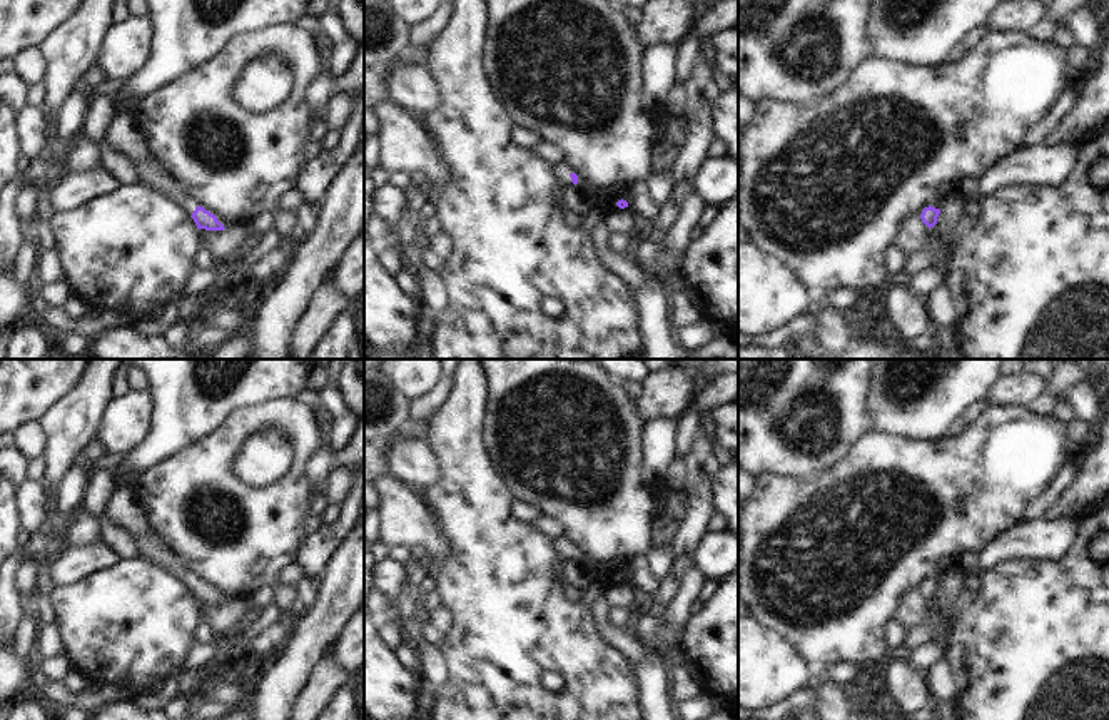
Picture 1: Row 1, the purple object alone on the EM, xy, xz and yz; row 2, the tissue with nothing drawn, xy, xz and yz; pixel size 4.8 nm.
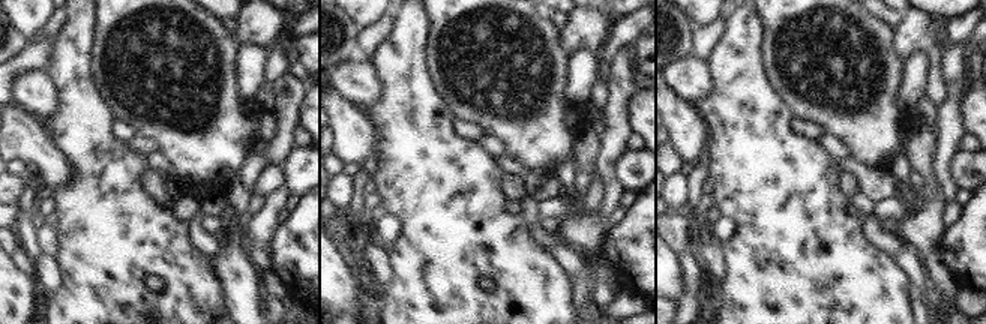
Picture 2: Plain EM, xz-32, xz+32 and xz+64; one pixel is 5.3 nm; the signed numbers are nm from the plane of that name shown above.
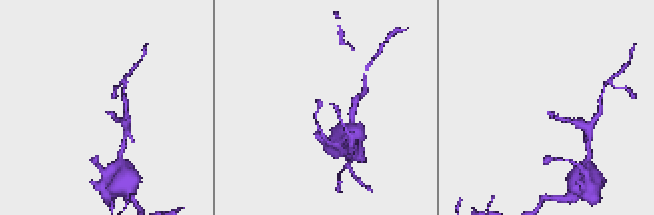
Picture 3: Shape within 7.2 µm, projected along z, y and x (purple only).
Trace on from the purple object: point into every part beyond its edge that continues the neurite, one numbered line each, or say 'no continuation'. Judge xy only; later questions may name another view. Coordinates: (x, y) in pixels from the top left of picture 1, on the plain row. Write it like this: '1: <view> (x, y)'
1: xy (122, 510)

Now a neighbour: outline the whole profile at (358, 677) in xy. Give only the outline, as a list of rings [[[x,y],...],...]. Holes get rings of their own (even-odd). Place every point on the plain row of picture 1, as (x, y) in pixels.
[[[364,663],[351,675],[351,688],[357,720],[364,720]]]

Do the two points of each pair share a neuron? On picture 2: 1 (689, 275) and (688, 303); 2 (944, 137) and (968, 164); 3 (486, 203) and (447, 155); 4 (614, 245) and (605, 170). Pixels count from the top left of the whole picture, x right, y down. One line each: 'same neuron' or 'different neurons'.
1: same neuron
2: different neurons
3: same neuron
4: different neurons

